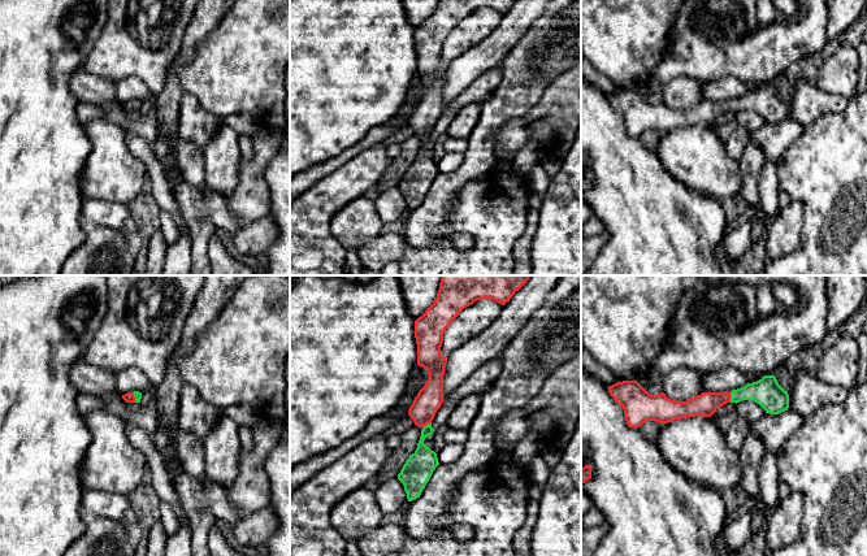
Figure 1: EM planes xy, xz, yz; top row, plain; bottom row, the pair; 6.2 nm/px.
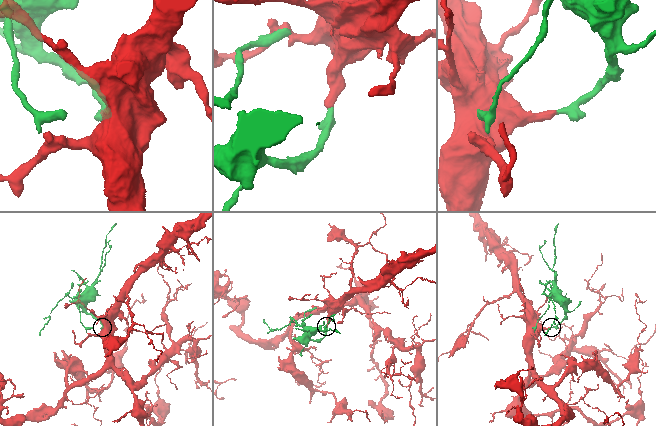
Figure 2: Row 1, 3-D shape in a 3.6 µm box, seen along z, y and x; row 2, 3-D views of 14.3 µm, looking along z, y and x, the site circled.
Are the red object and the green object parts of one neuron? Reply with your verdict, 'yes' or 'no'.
yes

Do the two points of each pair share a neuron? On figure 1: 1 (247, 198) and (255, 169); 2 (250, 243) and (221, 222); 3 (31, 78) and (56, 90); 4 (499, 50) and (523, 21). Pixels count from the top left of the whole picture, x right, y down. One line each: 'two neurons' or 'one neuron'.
1: one neuron
2: two neurons
3: one neuron
4: one neuron

